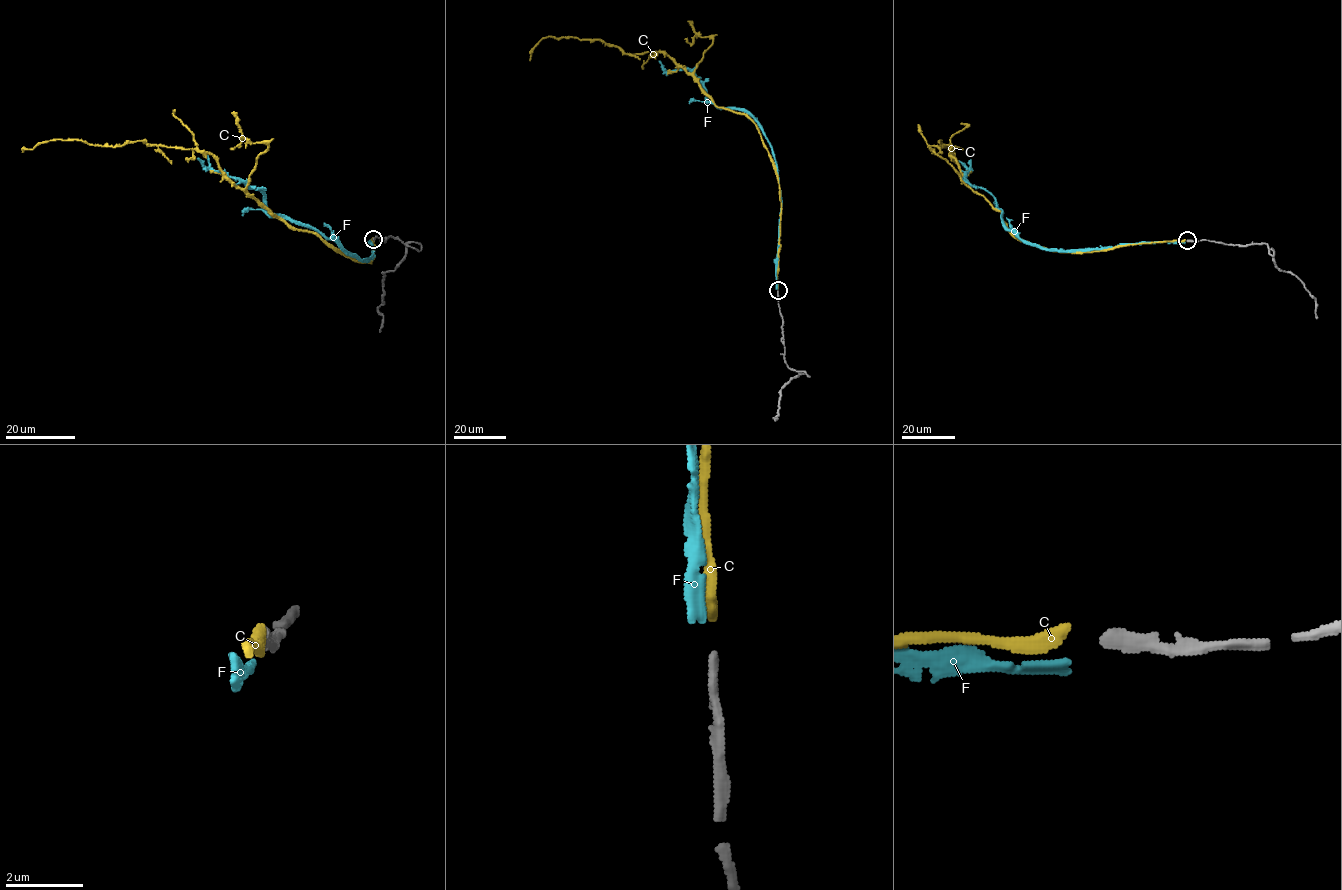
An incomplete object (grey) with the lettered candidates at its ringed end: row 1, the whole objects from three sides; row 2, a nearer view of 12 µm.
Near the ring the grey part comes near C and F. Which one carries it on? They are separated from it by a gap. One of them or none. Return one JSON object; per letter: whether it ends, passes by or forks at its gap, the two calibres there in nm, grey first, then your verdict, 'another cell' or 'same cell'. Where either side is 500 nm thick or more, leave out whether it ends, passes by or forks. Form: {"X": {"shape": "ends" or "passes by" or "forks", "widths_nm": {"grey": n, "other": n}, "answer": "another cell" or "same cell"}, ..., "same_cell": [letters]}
{"C": {"shape": "ends", "widths_nm": {"grey": 260, "other": 360}, "answer": "same cell"}, "F": {"shape": "ends", "widths_nm": {"grey": 260, "other": 280}, "answer": "another cell"}, "same_cell": ["C"]}

